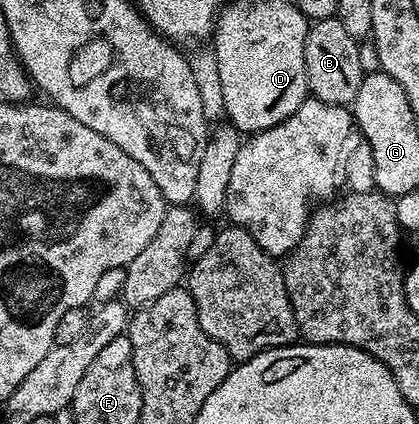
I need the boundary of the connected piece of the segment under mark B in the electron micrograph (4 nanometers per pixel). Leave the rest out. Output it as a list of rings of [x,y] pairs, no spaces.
[[[338,17],[315,19],[307,28],[305,37],[305,77],[307,90],[312,96],[333,105],[354,104],[357,89],[365,74],[363,59],[359,56],[360,44],[341,25]]]

